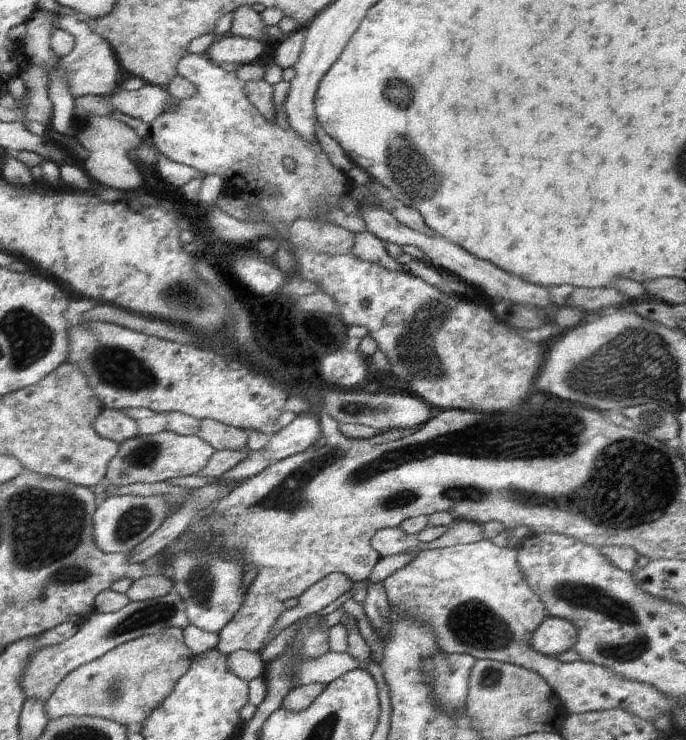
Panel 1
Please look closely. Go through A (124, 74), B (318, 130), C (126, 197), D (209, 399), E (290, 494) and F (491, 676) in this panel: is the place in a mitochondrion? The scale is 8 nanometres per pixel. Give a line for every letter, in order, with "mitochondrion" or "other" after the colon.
A: other
B: other
C: other
D: other
E: mitochondrion
F: mitochondrion

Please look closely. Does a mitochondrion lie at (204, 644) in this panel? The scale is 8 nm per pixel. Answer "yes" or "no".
no

